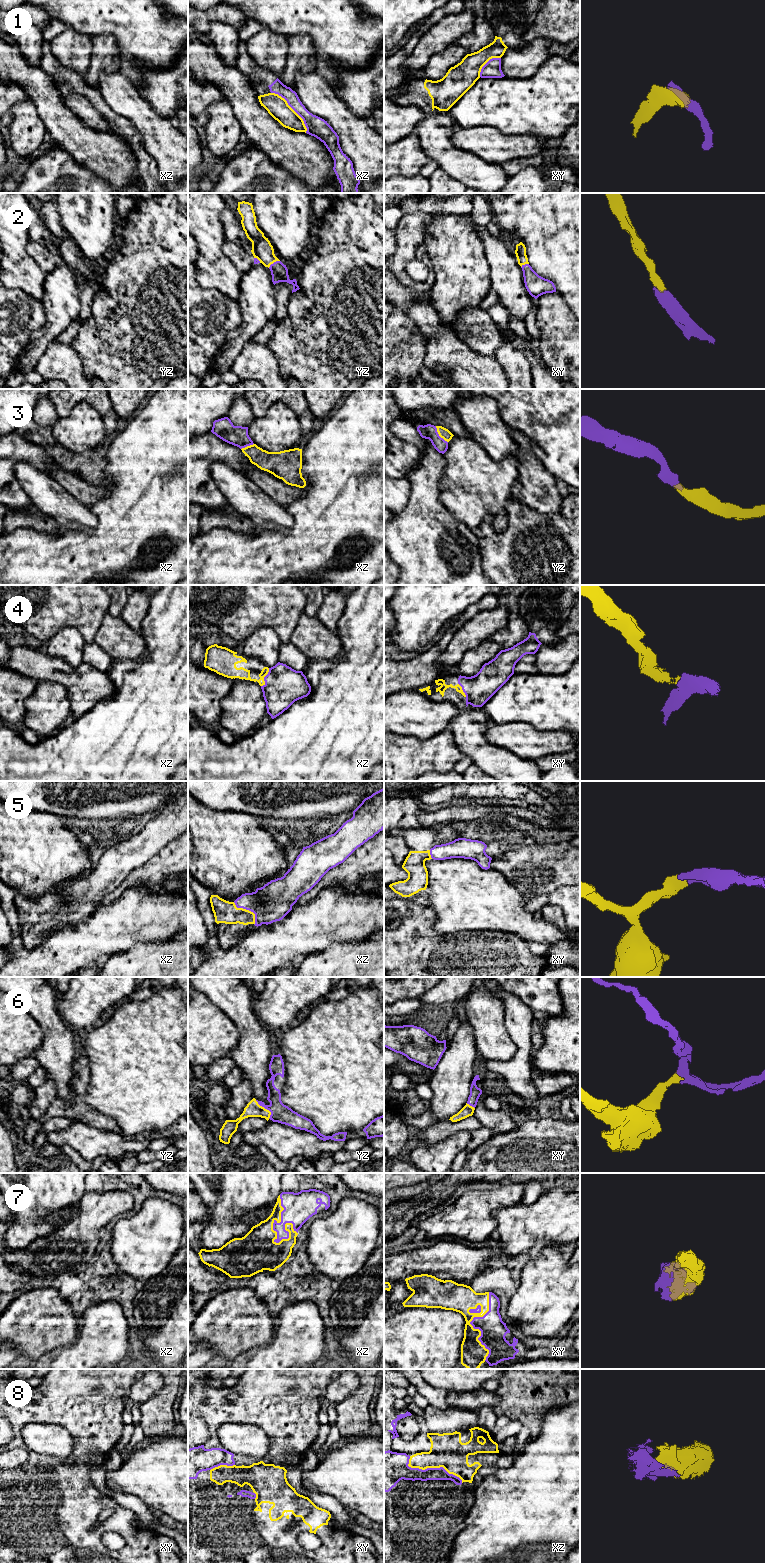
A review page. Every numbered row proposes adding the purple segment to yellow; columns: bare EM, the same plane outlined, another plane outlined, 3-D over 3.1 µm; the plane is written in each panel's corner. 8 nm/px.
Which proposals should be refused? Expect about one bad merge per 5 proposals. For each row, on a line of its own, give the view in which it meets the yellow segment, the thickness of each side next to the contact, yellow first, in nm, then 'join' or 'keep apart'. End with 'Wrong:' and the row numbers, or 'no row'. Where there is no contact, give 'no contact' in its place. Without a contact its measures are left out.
1: xz | 170/160 nm | keep apart
2: yz | 160/140 nm | join
3: yz | 90/120 nm | join
4: xz | 90/300 nm | join
5: xz | 180/300 nm | join
6: yz | 120/150 nm | join
7: xz | 260/240 nm | join
8: xz | 260/150 nm | join
Wrong: 1

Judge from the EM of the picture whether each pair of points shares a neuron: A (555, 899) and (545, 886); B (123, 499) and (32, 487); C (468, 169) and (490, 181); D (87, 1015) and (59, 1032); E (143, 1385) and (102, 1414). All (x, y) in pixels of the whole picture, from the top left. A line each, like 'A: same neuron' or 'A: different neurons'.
A: different neurons
B: different neurons
C: same neuron
D: different neurons
E: different neurons

